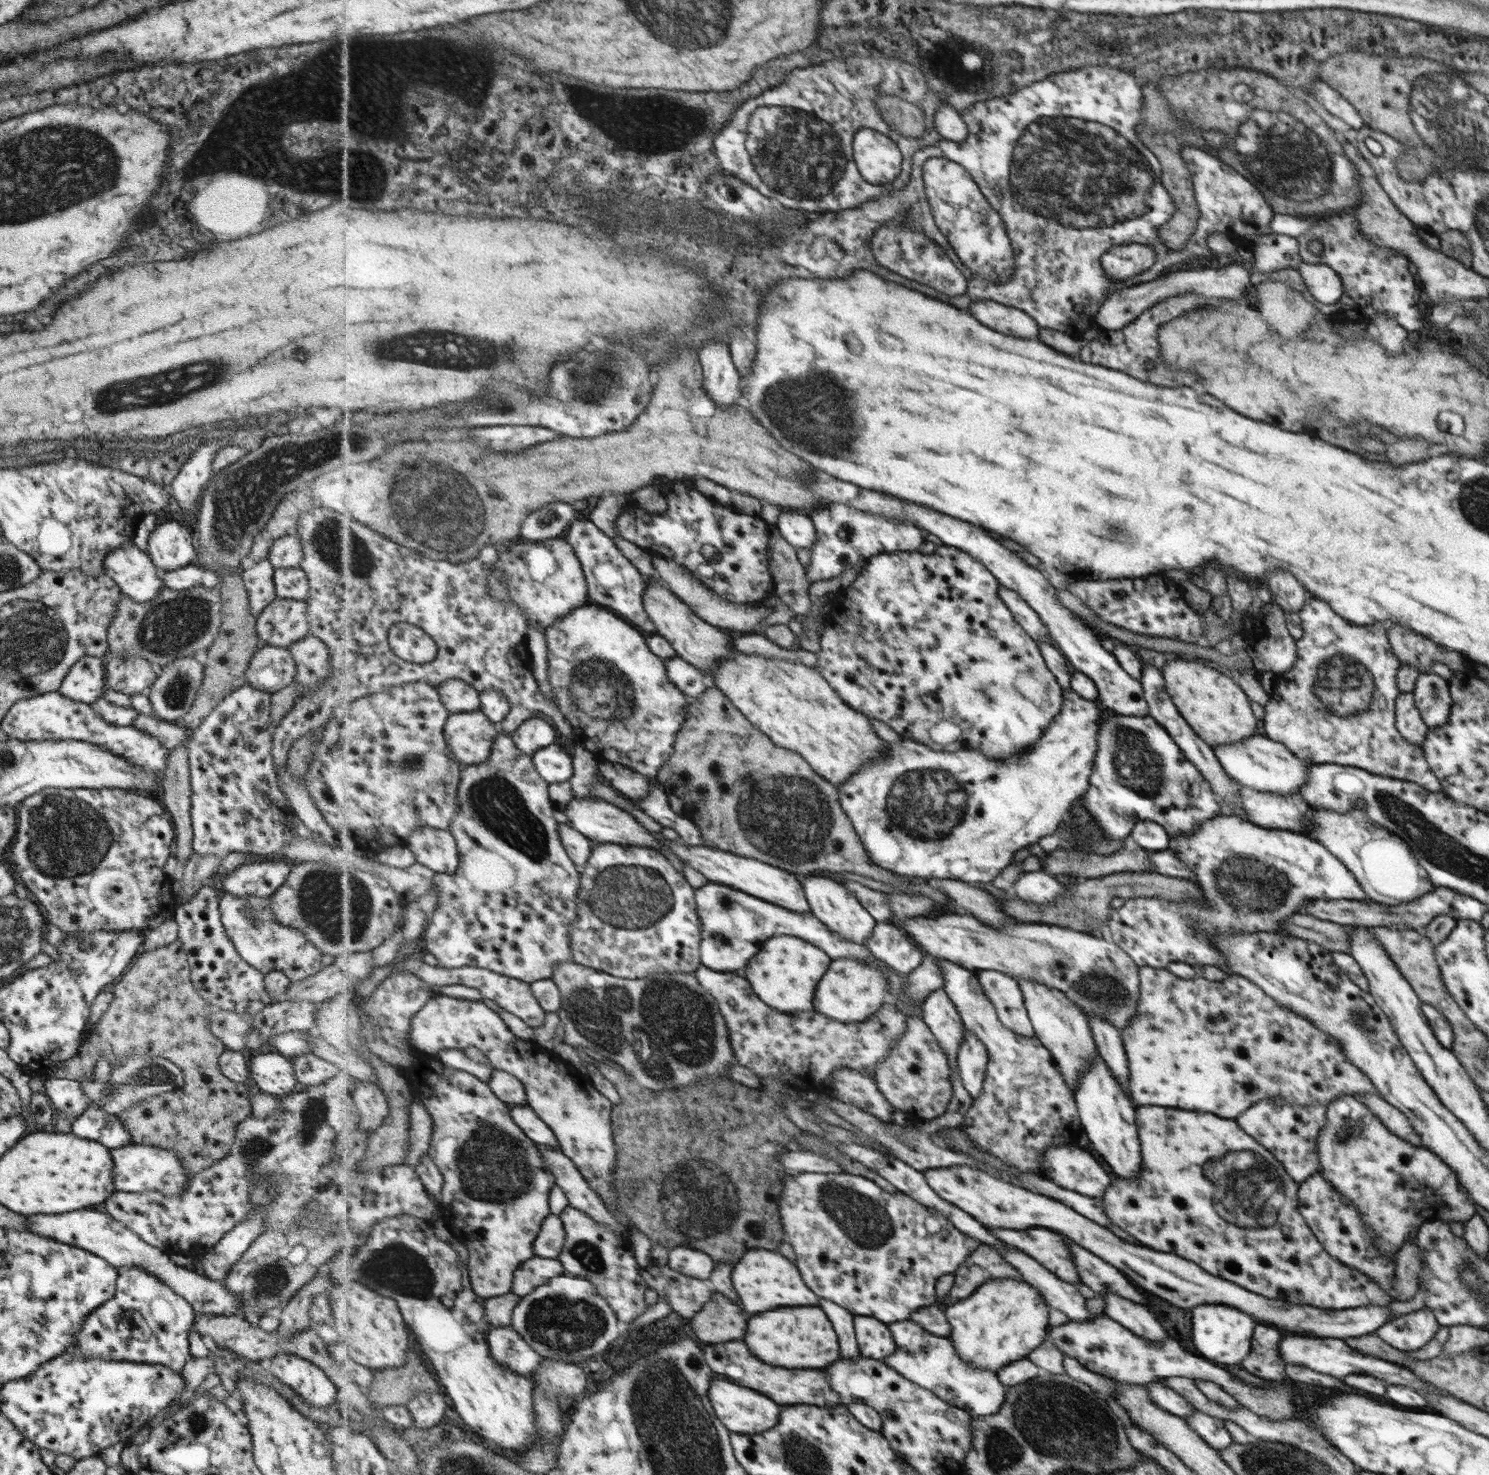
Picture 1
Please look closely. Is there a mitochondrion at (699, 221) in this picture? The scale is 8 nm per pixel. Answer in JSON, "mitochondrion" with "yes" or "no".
{"mitochondrion":"yes"}

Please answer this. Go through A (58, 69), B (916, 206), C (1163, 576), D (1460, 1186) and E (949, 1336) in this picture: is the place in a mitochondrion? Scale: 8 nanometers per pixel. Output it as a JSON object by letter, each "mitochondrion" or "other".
{"A":"other","B":"mitochondrion","C":"other","D":"other","E":"other"}

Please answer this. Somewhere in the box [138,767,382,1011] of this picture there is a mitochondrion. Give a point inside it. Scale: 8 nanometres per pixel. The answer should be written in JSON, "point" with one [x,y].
{"point":[337,908]}

